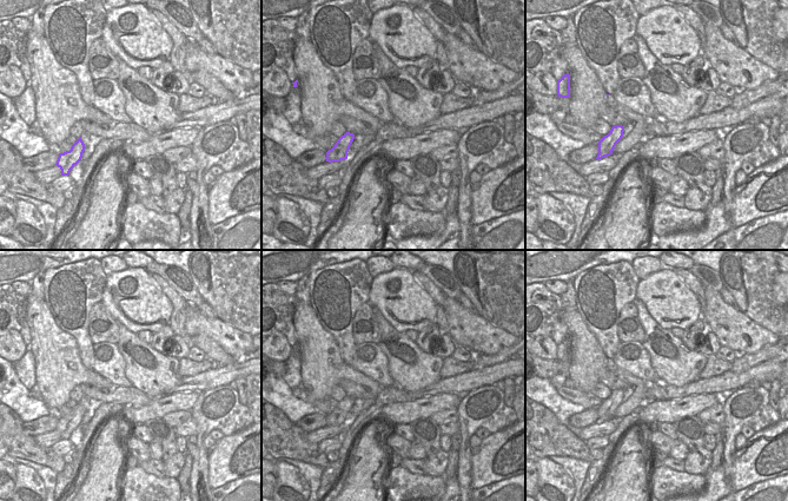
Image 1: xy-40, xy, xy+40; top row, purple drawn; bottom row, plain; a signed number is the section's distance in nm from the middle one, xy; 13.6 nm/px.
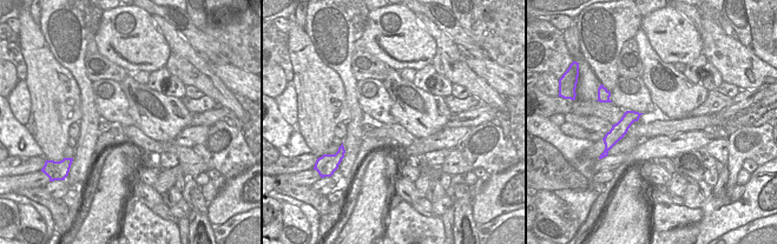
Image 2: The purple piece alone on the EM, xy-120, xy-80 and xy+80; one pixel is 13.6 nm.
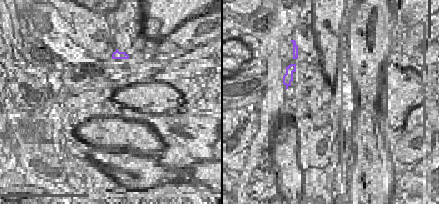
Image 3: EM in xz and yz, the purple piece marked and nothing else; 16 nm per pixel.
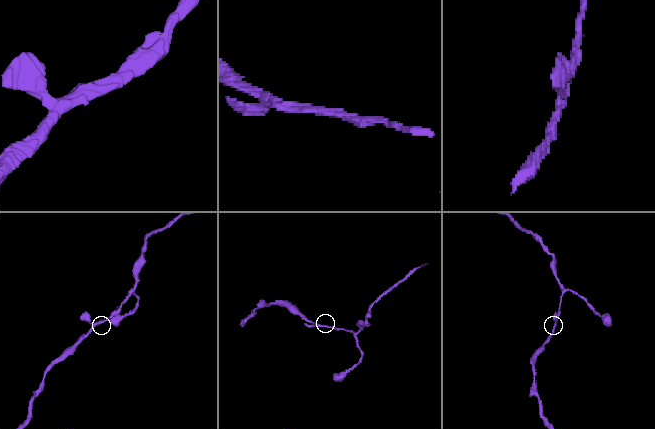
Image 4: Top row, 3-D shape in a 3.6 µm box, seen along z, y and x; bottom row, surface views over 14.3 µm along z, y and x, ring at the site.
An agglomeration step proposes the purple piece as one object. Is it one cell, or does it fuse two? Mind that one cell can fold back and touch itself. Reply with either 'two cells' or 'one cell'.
two cells

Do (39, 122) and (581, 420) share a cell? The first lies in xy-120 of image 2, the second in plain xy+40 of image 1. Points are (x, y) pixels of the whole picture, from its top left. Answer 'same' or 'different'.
different

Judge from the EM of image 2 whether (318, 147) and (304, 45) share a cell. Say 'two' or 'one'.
one

